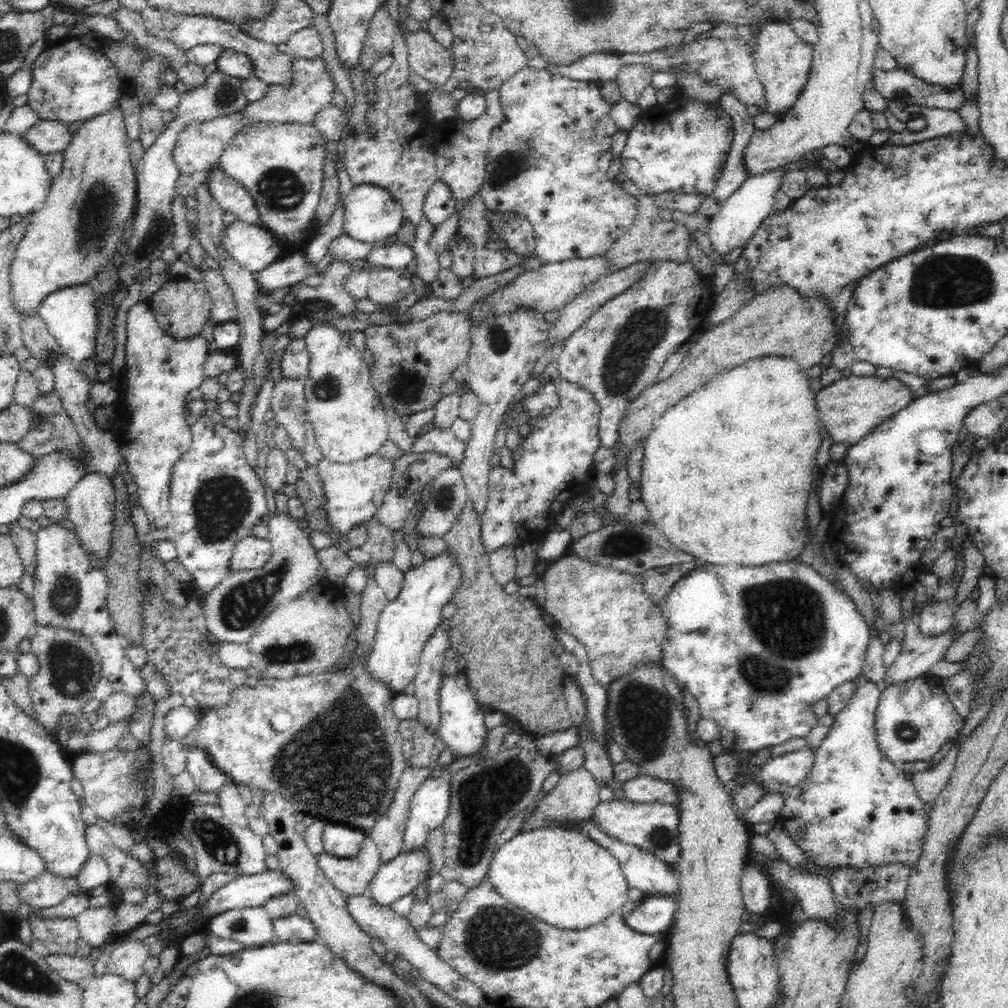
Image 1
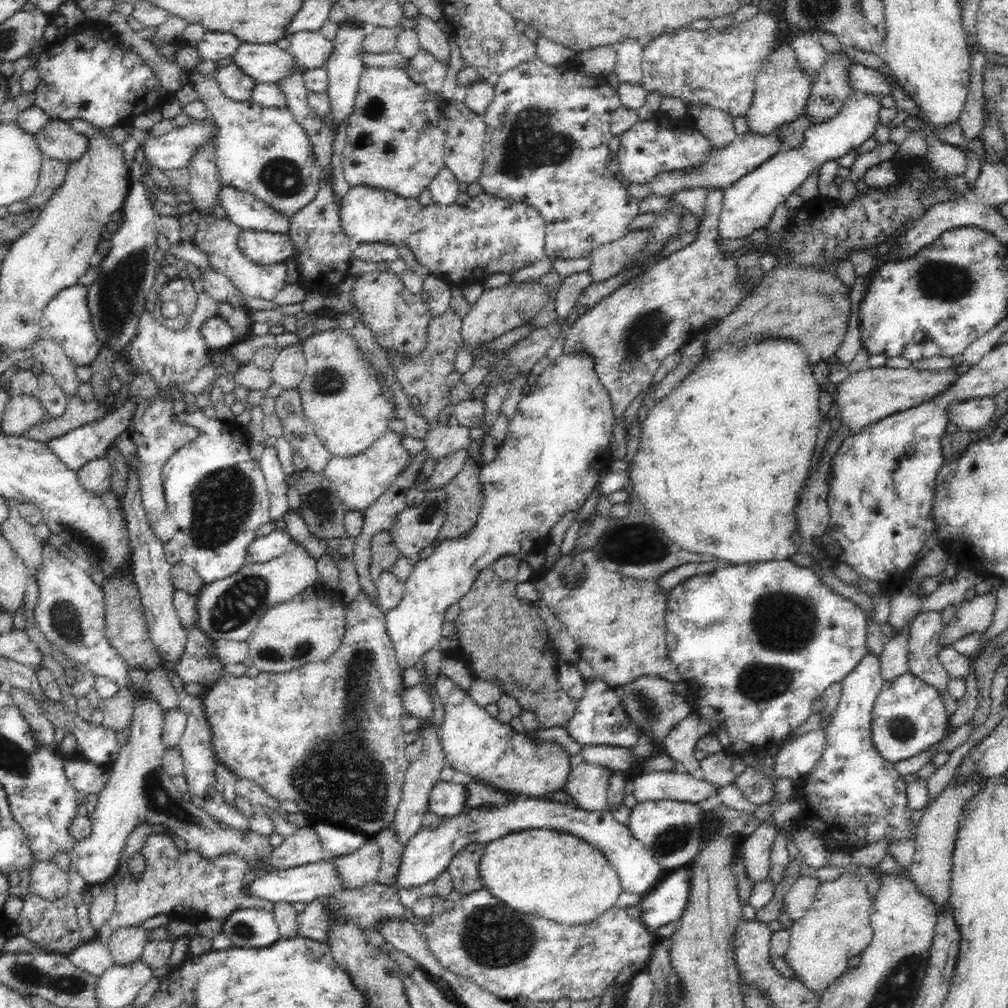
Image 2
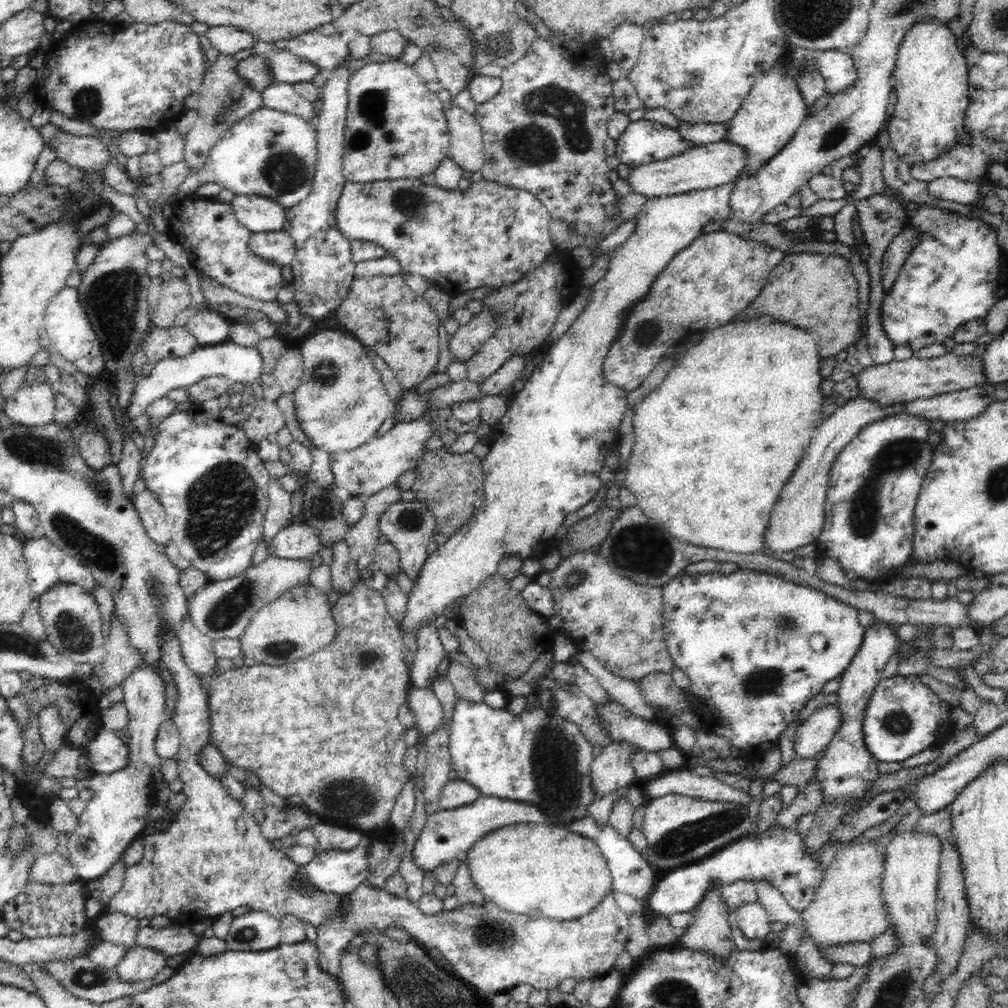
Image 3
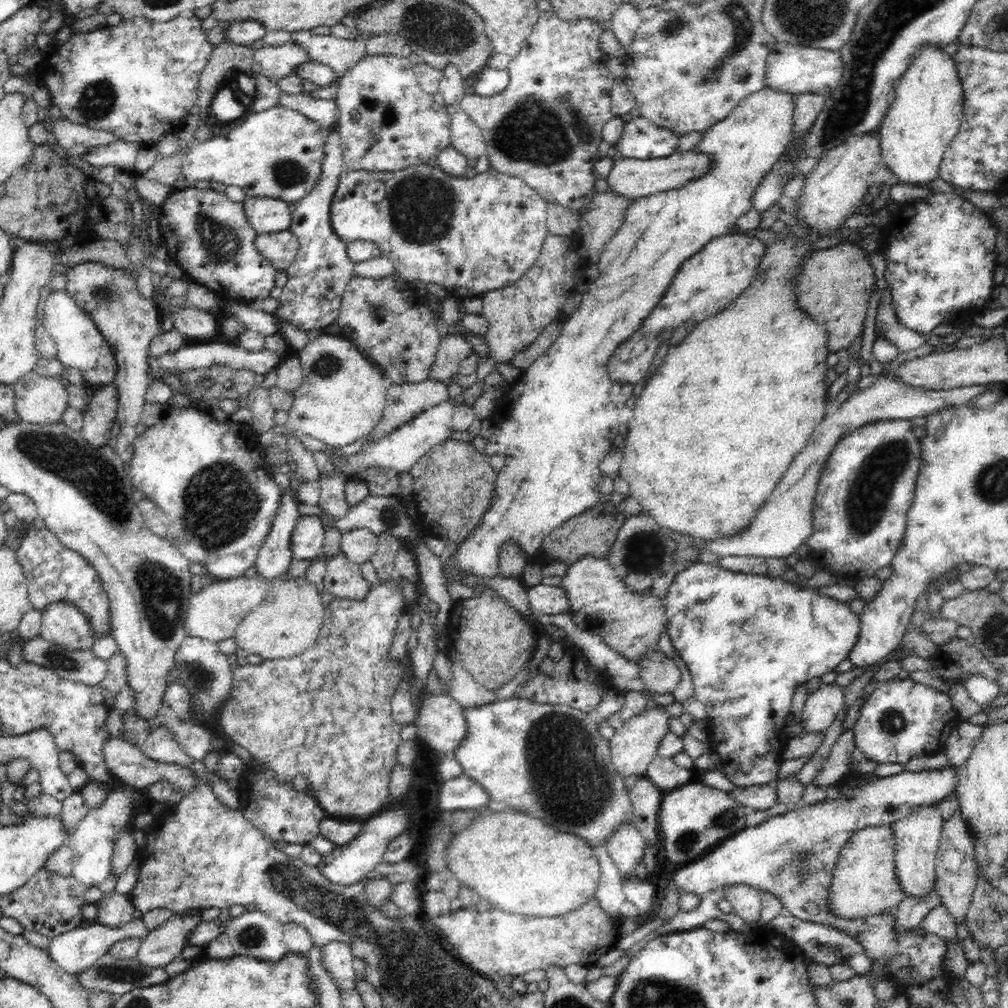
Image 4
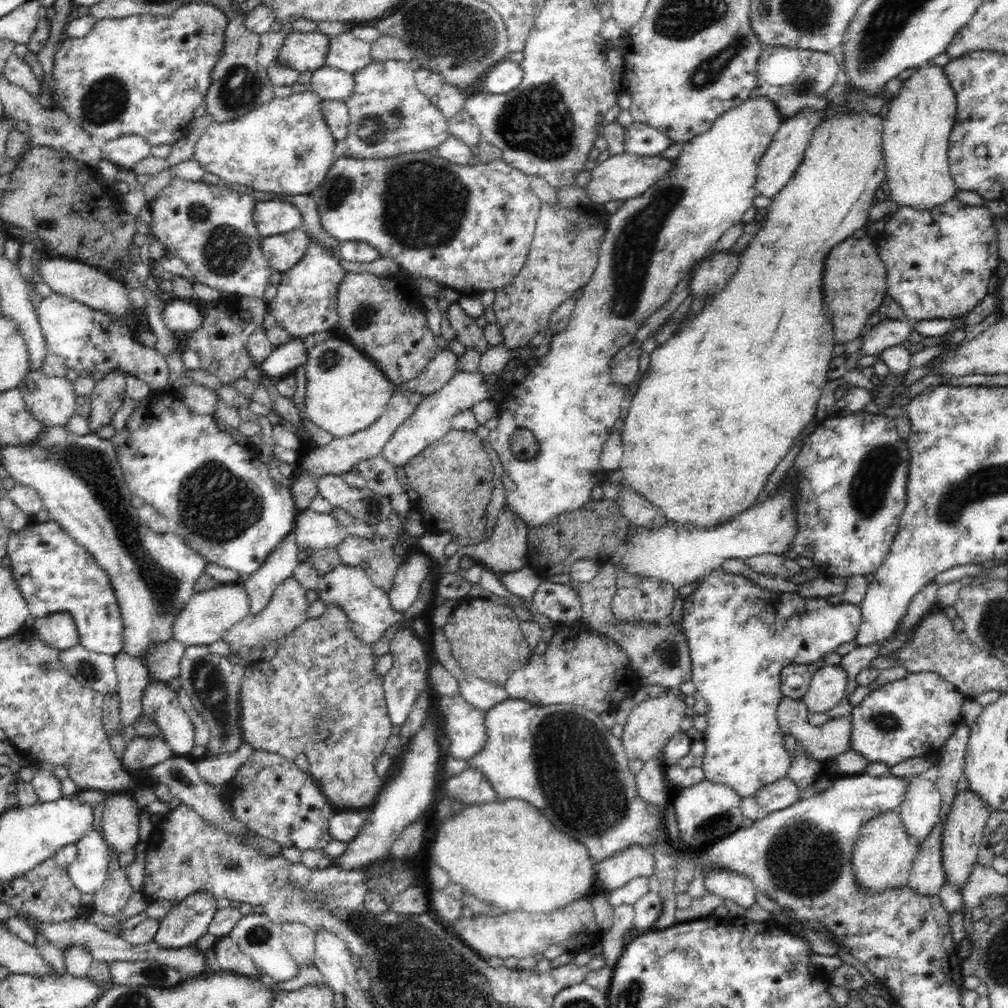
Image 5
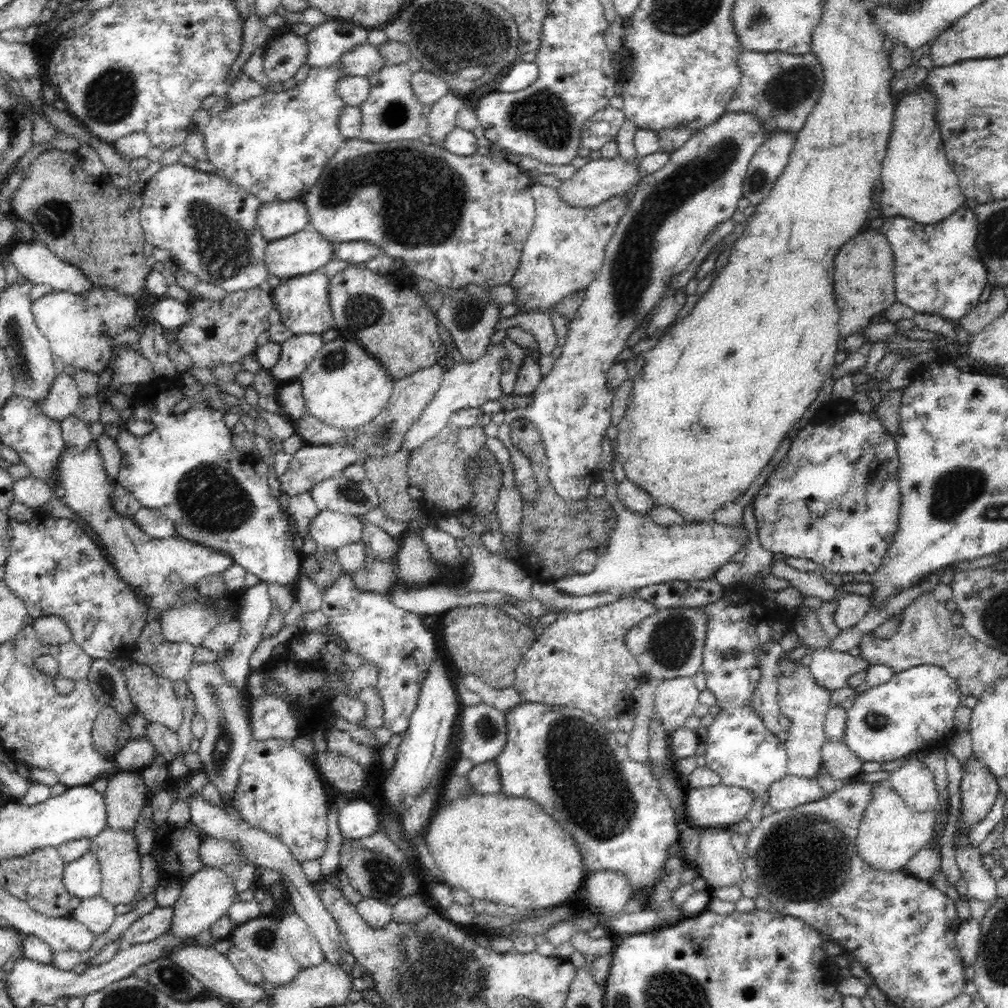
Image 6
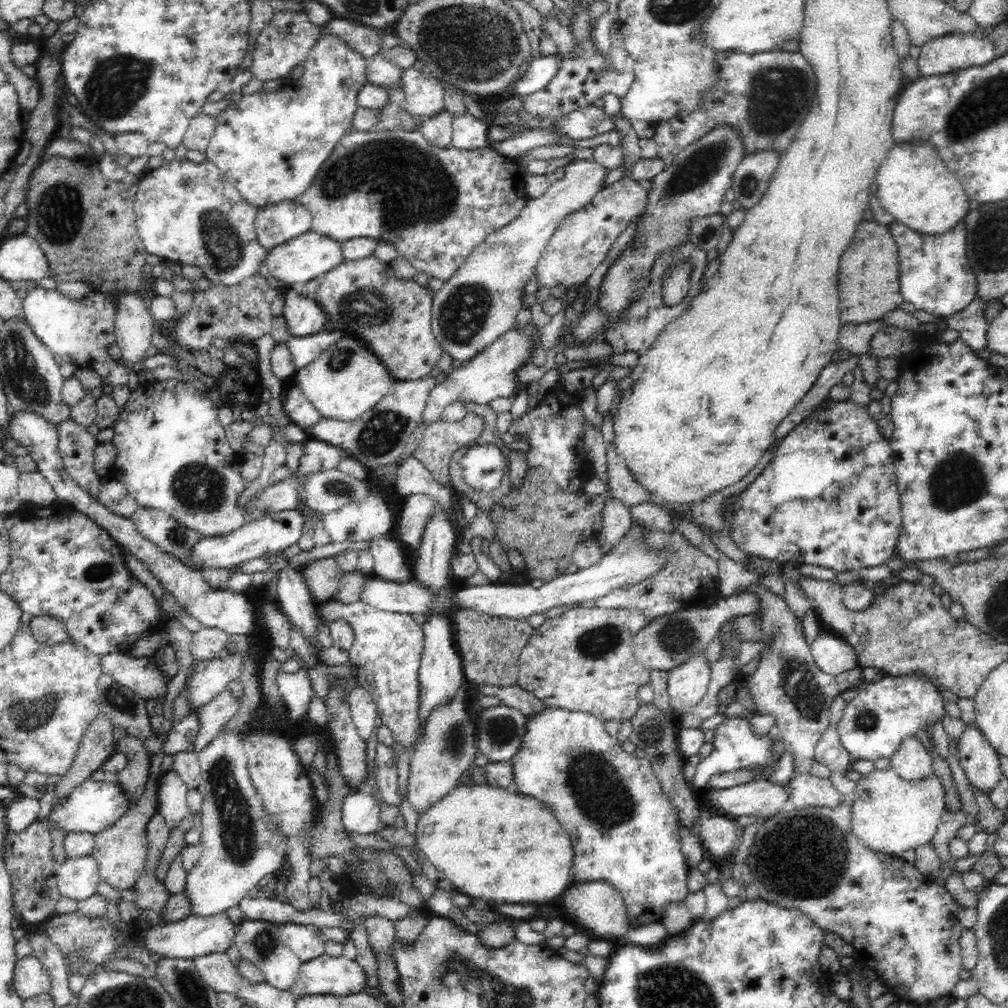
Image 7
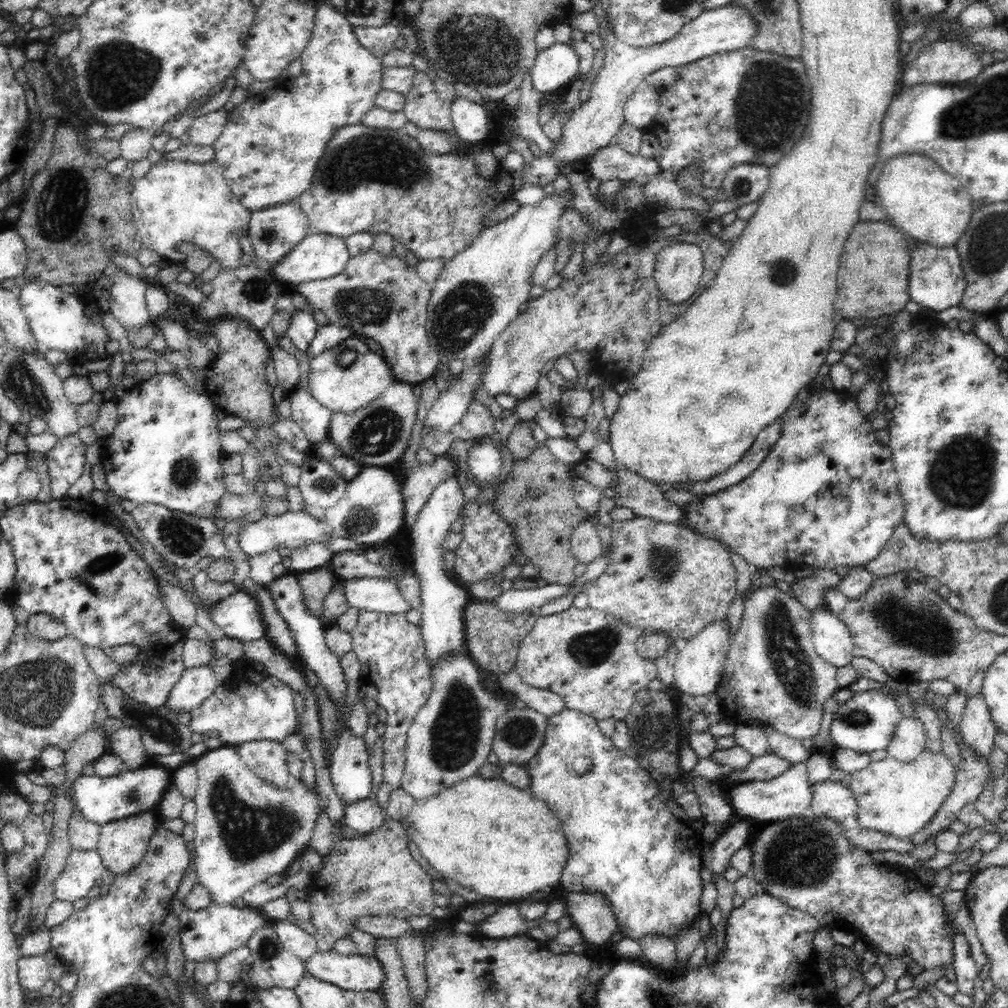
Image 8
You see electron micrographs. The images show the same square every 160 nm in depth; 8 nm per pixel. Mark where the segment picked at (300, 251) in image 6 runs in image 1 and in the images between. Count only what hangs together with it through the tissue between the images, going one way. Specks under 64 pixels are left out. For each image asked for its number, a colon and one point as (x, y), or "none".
1: (253, 247)
2: (265, 248)
3: (278, 247)
4: (280, 248)
5: (282, 251)

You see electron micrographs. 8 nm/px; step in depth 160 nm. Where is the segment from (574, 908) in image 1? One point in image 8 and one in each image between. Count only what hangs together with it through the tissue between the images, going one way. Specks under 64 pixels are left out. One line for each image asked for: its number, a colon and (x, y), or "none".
2: (551, 874)
3: (538, 870)
4: (522, 865)
5: (506, 853)
6: (505, 850)
7: (491, 843)
8: (498, 840)

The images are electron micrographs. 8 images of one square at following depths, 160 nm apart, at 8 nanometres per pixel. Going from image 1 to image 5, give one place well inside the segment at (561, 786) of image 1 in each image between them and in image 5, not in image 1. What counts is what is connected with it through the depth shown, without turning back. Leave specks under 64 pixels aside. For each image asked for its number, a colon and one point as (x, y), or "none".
2: (587, 784)
3: (612, 769)
4: (632, 747)
5: (650, 725)

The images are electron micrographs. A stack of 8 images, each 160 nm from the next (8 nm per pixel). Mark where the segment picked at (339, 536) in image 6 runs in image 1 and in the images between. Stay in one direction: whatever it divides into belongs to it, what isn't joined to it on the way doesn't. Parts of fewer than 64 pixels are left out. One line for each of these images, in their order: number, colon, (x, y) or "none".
1: (251, 553)
2: (263, 549)
3: (297, 542)
4: (307, 540)
5: (314, 531)

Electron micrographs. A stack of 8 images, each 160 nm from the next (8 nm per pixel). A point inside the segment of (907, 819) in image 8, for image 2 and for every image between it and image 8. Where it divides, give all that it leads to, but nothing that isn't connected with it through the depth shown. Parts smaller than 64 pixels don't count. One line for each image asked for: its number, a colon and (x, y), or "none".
2: (837, 926)
3: (848, 907)
4: (864, 883)
5: (882, 856)
6: (890, 833)
7: (890, 815)

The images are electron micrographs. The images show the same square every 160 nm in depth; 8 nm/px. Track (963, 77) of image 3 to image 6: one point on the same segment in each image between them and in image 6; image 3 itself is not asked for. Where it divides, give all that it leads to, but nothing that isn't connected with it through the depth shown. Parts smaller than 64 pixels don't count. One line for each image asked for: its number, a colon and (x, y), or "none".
4: (923, 120)
5: (916, 129)
6: (918, 182)

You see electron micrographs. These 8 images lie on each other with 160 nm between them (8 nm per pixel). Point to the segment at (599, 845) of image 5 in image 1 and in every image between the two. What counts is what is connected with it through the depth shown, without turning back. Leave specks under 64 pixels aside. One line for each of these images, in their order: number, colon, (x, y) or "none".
1: (461, 726)
2: (475, 743)
3: (537, 757)
4: (549, 761)

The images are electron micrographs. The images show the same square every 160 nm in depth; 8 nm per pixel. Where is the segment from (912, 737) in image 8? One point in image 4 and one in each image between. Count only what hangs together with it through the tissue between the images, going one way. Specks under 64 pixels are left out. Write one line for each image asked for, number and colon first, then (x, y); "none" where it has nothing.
4: (918, 835)
5: (920, 810)
6: (913, 782)
7: (911, 761)

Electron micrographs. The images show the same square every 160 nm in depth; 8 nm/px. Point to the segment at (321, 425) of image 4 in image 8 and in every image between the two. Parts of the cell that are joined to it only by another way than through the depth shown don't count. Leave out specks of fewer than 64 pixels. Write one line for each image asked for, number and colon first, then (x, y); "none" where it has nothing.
5: (346, 392)
6: (345, 387)
7: (347, 380)
8: (349, 376)

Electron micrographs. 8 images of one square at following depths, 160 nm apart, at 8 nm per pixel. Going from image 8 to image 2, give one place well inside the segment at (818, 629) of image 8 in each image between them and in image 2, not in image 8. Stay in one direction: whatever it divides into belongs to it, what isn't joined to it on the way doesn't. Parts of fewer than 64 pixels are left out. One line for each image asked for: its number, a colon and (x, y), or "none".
2: (794, 760)
3: (813, 735)
4: (821, 708)
5: (828, 685)
6: (829, 668)
7: (833, 655)

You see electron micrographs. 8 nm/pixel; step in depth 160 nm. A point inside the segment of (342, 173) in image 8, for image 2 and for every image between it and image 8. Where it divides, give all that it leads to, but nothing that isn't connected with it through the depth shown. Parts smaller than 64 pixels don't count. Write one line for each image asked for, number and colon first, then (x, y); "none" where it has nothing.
2: (461, 245)
3: (489, 235)
4: (472, 235)
5: (469, 227)
6: (453, 220)
7: (435, 205)

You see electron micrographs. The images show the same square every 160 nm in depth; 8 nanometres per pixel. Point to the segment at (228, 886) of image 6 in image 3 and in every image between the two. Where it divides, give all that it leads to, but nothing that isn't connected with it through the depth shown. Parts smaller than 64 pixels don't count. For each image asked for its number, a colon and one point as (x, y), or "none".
3: (139, 963)
4: (161, 945)
5: (188, 920)

